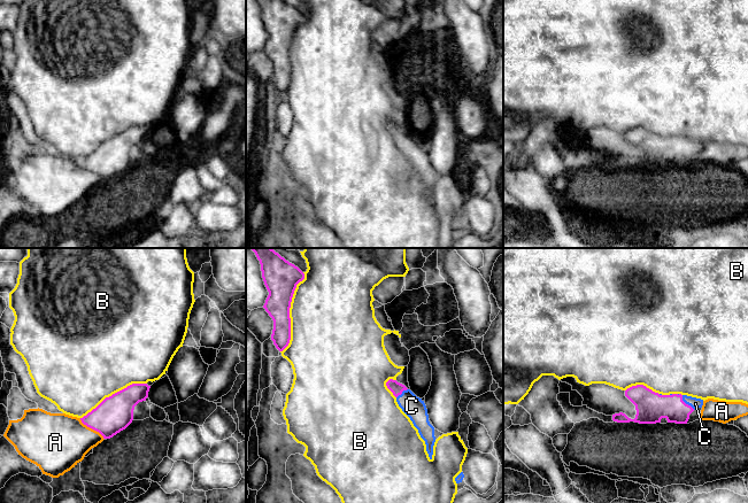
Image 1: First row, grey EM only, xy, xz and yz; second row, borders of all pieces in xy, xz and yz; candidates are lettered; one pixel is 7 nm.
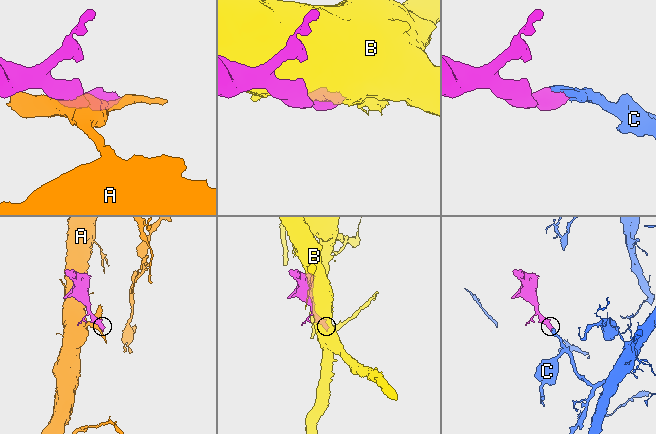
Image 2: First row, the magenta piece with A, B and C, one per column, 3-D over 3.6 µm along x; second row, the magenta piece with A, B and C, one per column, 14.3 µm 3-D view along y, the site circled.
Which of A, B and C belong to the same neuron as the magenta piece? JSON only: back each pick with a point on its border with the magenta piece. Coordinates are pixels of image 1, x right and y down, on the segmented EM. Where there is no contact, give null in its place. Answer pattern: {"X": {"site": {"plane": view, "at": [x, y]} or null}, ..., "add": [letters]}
{"C": {"site": {"plane": "yz", "at": [685, 403]}}, "add": ["C"]}

